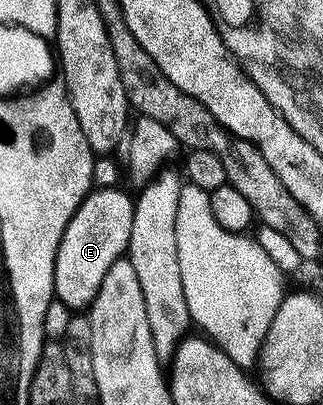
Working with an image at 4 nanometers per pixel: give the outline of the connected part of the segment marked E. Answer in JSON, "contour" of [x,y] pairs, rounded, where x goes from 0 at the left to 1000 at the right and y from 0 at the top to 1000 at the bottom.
{"contour":[[[297,464],[241,514],[229,543],[192,583],[173,644],[173,736],[223,770],[260,770],[285,753],[316,711],[316,691],[341,681],[341,662],[399,625],[406,563],[415,558],[421,501],[384,464]]]}

